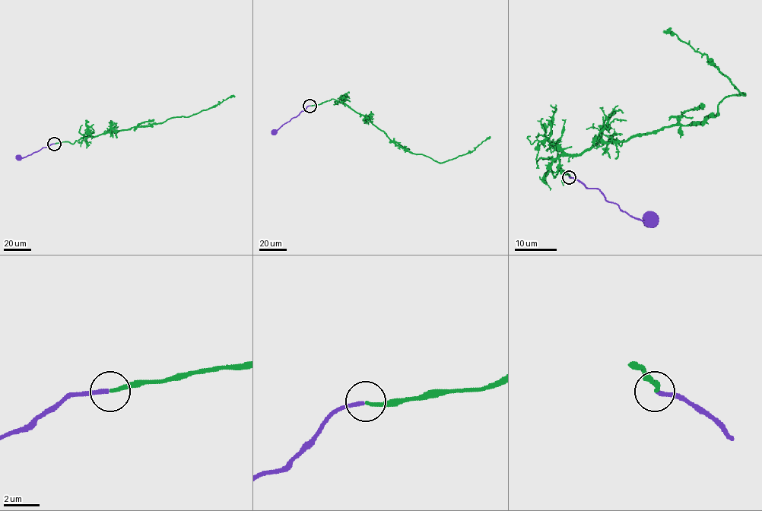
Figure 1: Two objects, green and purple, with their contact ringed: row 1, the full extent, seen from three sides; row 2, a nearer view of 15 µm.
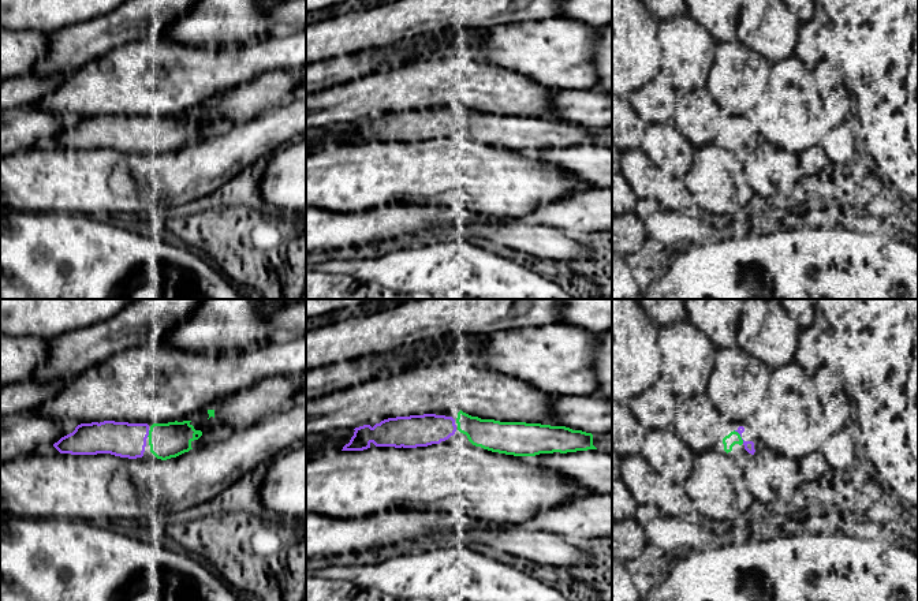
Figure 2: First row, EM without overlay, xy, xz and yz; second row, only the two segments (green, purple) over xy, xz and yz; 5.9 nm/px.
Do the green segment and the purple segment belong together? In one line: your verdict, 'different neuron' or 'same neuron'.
same neuron

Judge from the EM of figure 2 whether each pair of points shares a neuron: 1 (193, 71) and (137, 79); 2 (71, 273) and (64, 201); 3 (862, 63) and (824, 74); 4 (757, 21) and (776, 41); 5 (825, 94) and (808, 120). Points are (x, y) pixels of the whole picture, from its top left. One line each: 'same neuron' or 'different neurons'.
1: same neuron
2: different neurons
3: different neurons
4: same neuron
5: different neurons

